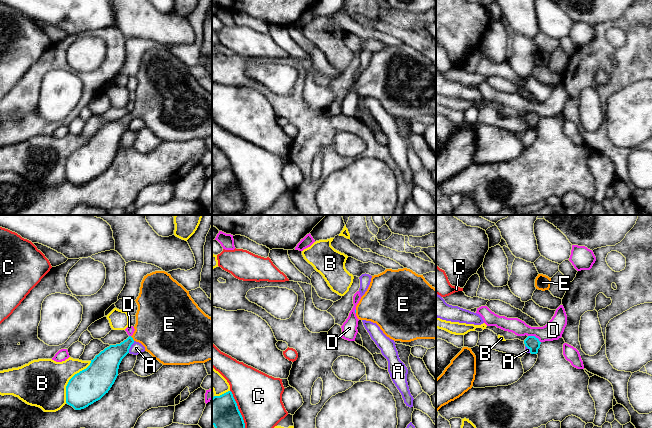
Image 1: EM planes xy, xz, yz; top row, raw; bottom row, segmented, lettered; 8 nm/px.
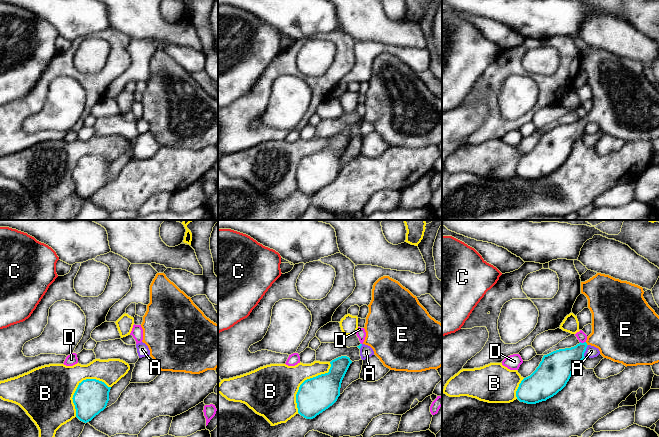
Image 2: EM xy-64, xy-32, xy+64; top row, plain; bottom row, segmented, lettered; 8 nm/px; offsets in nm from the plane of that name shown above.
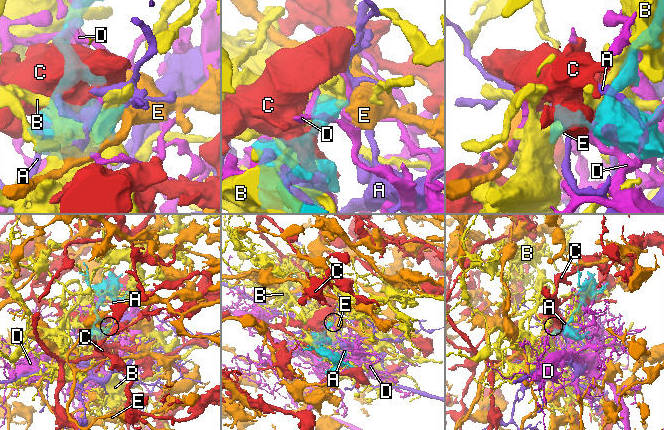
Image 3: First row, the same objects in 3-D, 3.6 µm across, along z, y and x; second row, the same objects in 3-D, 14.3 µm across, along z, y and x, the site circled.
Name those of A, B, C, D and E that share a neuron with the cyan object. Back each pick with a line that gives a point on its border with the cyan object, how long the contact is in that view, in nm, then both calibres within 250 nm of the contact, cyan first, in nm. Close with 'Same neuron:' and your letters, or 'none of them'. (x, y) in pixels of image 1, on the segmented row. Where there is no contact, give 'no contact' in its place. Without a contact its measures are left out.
E: xy (132, 338) | 50 nm | 180/420 nm
Same neuron: E

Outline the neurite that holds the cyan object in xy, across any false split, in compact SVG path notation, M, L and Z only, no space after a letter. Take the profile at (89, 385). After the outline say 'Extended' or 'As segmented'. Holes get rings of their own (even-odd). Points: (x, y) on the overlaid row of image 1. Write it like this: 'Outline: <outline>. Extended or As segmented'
Outline: M165 271L144 276L140 293L134 333L120 344L110 345L91 360L90 365L75 374L66 386L66 403L81 410L100 400L112 387L122 359L136 341L163 365L190 365L212 360L212 318L194 302L181 284Z. Extended

